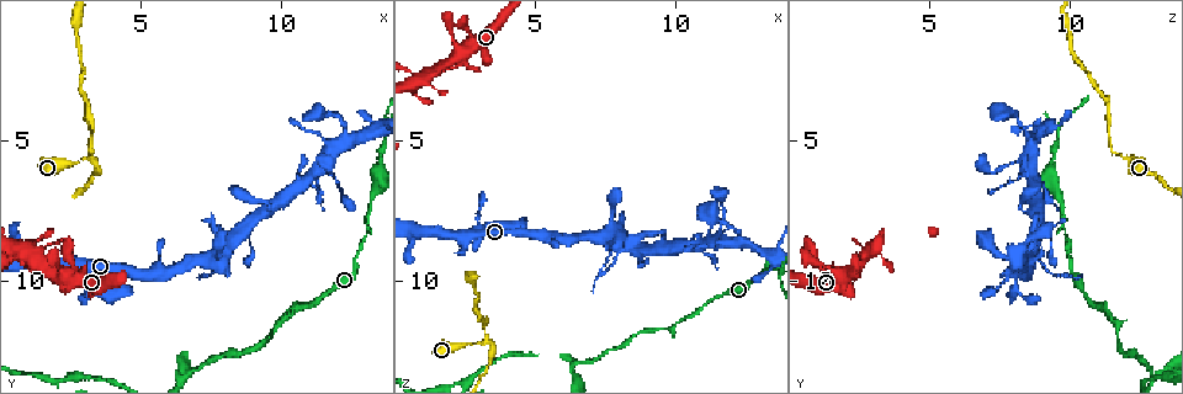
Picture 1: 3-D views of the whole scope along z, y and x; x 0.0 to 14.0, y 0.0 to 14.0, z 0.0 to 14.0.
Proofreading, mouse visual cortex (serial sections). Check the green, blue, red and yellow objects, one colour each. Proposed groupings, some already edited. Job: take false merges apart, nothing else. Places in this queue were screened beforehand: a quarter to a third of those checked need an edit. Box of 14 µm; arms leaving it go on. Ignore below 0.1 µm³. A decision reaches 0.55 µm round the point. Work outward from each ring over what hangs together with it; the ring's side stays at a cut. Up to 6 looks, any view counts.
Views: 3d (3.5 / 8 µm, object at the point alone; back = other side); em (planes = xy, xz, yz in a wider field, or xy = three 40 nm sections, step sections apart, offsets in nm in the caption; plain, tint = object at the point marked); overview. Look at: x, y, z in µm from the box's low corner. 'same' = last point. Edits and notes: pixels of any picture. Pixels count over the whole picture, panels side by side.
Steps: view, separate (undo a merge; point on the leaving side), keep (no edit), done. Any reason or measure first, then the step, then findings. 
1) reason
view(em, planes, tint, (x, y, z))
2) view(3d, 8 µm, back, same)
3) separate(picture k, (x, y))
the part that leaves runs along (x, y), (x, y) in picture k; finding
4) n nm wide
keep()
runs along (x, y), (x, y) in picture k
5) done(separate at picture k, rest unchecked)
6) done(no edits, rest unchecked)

two arms in line, one across
view(3d, 3.5 µm, (3.2, 5.6, 12.1))

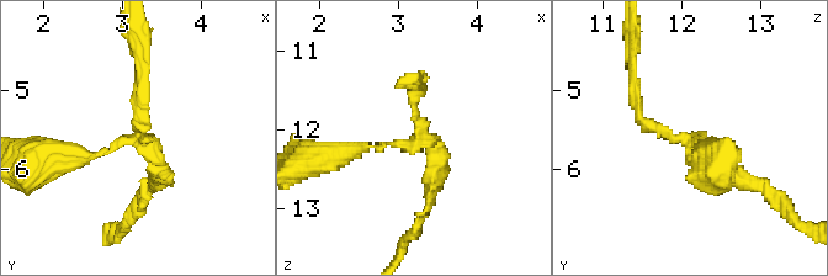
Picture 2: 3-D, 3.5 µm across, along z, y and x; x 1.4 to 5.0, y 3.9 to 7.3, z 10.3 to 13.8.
keep()
runs along (341, 153), (420, 138), (417, 84) in picture 2; continuous, no second cell

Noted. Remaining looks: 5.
two arms in line, one across
view(3d, 3.5 µm, (0.9, 9.1, 2.8))

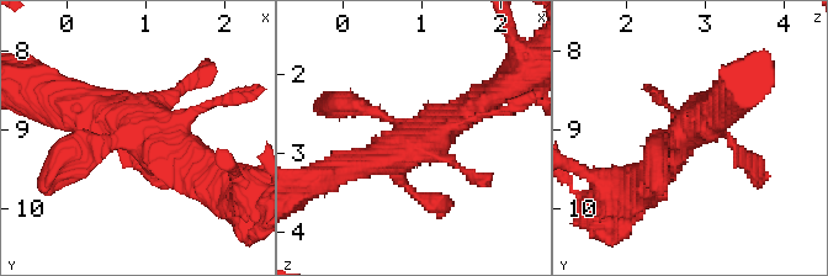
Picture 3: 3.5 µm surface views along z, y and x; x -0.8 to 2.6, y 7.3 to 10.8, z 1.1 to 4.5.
now the EM
view(em, xy, step 1, tint, (0.85, 9.05, 2.80))

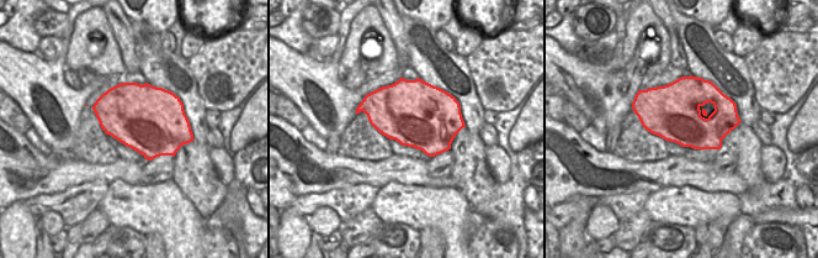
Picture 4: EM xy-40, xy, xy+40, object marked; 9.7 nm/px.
650 nm wide
keep()
runs along (201, 175), (73, 95) in picture 3; continuous, no second cell

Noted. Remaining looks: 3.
side arm on a straight run
view(3d, 8 µm, (6.3, 13.4, 13.1))

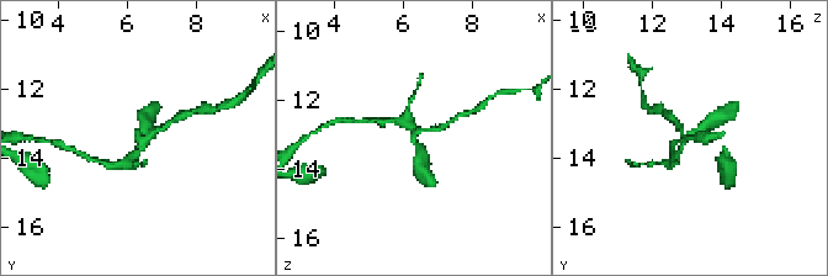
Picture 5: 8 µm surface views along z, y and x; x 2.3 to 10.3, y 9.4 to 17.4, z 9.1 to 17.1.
now the EM
view(em, xy, step 3, tint, (6.4, 13.3, 13.1))

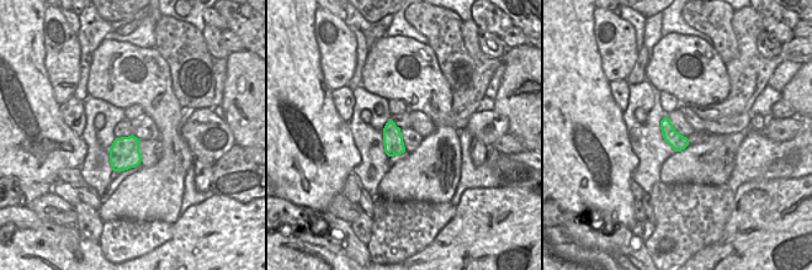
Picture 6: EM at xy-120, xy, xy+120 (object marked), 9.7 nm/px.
200 nm wide
keep()
runs along (680, 125), (686, 138), (715, 118) in picture 5; all the same cell

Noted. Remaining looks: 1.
done(no edits, rest unchecked)

